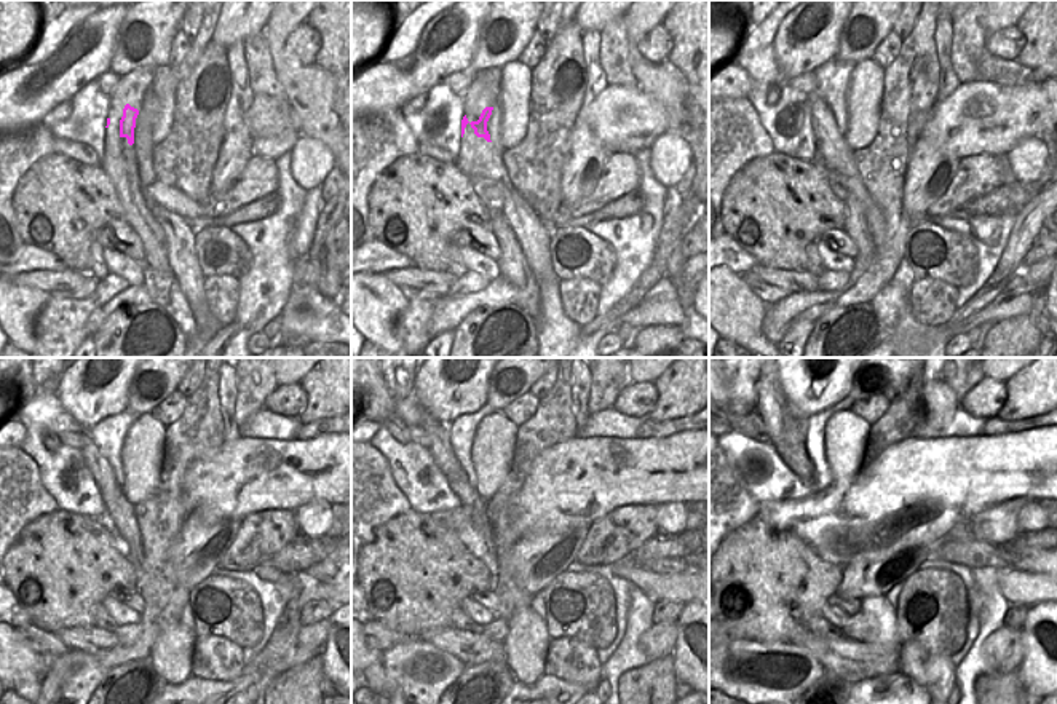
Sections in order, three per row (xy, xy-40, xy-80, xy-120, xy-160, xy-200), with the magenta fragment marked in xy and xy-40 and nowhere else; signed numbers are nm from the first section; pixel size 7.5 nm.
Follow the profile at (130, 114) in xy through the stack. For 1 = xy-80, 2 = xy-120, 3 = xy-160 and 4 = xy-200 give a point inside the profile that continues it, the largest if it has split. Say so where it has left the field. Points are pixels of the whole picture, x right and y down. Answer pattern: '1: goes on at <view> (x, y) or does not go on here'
1: goes on at xy-80 (823, 122)
2: goes on at xy-120 (122, 513)
3: goes on at xy-160 (441, 450)
4: goes on at xy-200 (791, 447)

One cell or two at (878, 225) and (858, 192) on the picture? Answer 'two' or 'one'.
one

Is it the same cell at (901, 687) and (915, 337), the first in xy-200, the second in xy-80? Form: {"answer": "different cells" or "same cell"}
{"answer": "same cell"}

